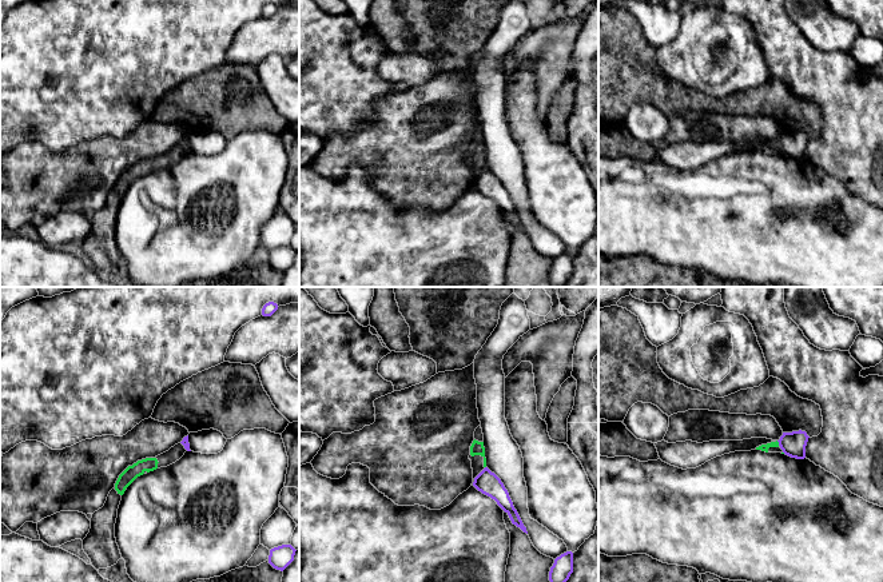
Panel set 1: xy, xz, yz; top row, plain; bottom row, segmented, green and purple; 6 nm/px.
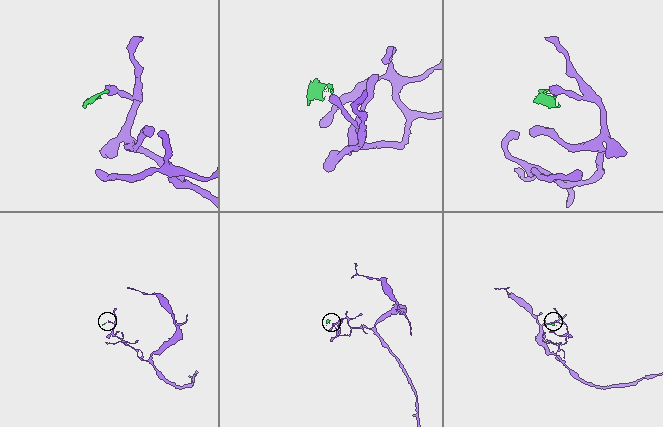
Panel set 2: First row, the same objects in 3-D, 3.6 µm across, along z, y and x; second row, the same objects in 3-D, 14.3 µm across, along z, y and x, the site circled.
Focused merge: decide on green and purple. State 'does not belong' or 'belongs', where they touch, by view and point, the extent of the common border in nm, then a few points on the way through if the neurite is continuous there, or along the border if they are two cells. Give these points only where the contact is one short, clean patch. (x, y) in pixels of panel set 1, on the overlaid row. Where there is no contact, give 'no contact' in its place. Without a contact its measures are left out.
does not belong | yz (778, 443) | 40 nm | along yz (776, 441), (779, 445)

